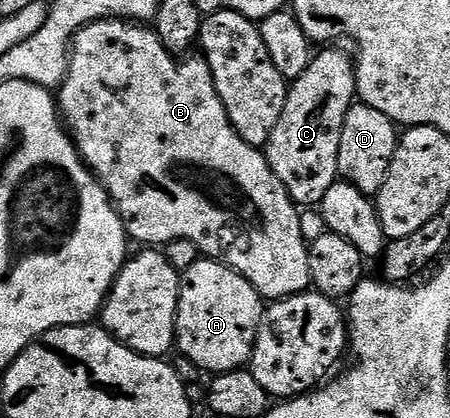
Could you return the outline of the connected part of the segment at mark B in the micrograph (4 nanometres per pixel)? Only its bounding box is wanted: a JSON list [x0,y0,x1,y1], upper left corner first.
[58,18,312,302]

